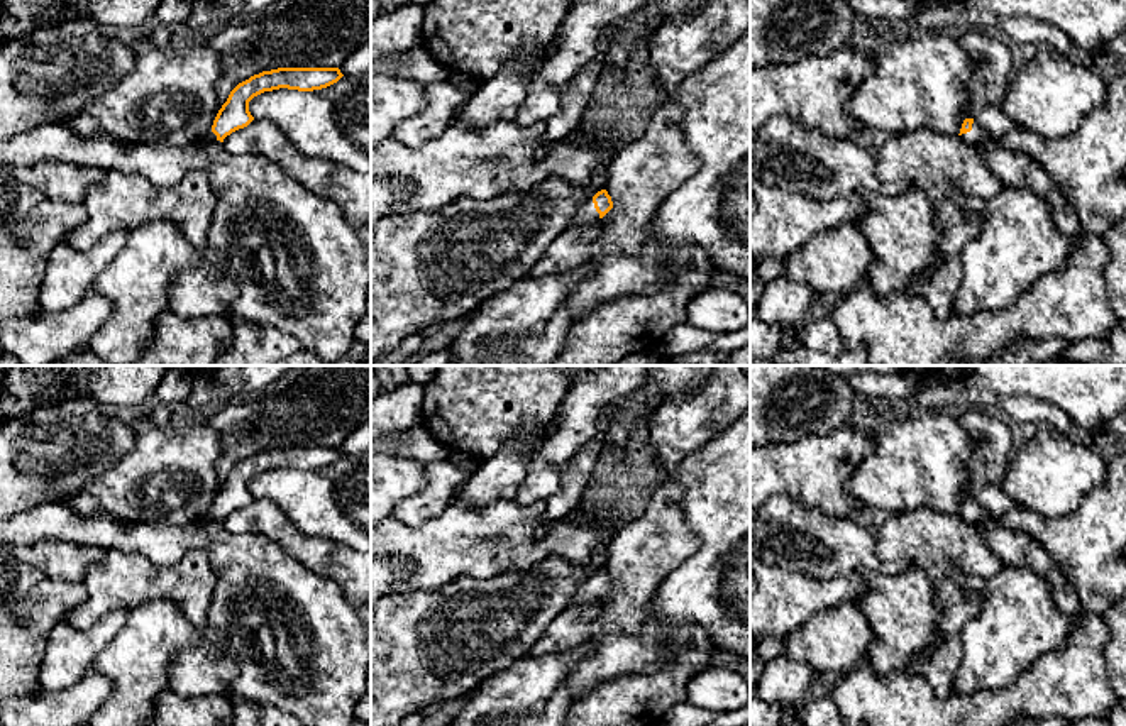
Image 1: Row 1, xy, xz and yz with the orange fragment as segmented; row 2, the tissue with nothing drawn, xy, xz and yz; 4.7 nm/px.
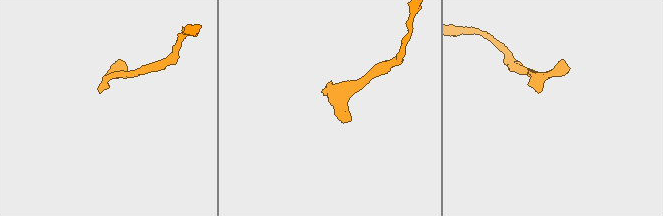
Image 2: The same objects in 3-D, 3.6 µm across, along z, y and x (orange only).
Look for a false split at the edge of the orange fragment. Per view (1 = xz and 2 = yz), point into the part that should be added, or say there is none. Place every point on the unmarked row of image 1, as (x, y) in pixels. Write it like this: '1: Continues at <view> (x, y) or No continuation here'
1: Continues at xz (586, 594)
2: Continues at yz (977, 516)

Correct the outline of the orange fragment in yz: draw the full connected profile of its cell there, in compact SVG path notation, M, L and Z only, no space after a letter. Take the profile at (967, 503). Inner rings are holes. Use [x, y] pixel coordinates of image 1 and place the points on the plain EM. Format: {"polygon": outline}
{"polygon": "M965 498L958 513L969 525L984 528L989 523L987 509L974 498Z"}

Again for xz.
{"polygon": "M601 569L579 587L571 606L598 602L611 587L611 575L606 569Z"}

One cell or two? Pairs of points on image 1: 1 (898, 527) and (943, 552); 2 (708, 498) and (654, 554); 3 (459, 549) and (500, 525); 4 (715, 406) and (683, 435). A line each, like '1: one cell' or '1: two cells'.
1: one cell
2: two cells
3: one cell
4: one cell

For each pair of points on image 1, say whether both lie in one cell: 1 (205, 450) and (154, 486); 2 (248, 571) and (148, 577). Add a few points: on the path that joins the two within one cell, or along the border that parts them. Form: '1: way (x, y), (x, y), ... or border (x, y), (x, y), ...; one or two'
1: way (193, 450), (166, 474); one
2: border (190, 549), (205, 554), (215, 577), (207, 611); two

